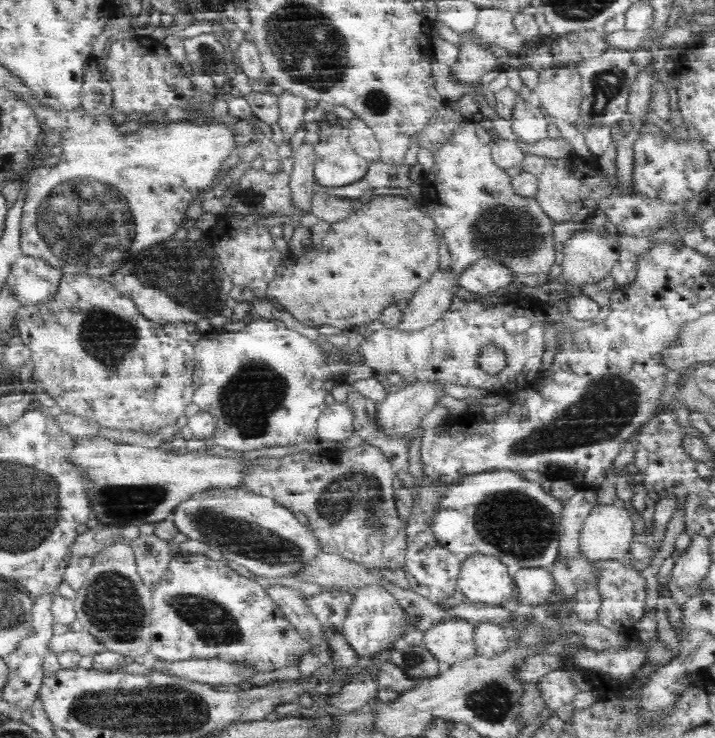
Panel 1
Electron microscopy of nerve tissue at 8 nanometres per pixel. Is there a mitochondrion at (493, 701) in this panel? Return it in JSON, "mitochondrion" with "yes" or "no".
{"mitochondrion":"yes"}

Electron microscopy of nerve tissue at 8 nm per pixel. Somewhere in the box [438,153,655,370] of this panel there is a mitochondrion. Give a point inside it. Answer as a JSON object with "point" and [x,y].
{"point":[514,232]}

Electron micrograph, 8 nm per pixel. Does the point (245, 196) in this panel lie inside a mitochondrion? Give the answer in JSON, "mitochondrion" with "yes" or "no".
{"mitochondrion":"yes"}

